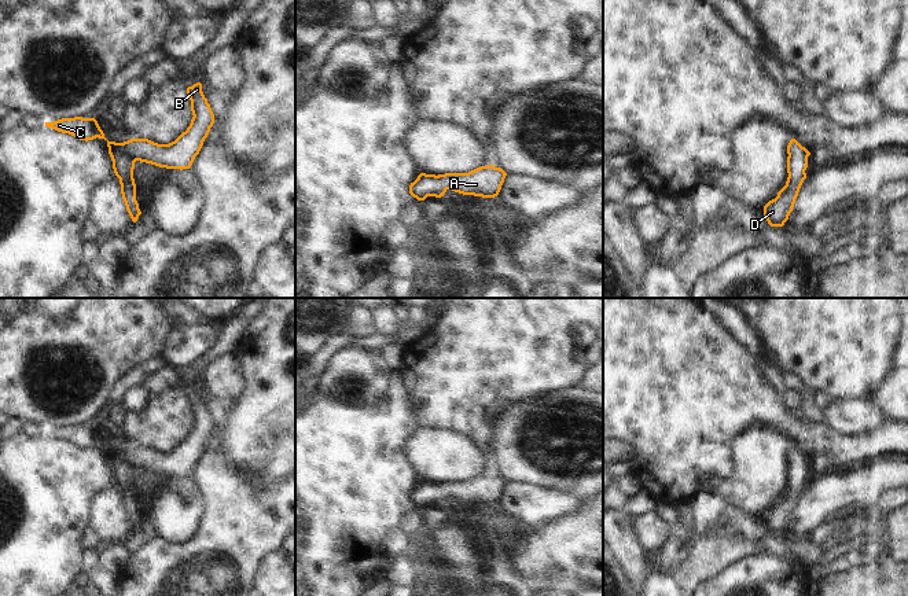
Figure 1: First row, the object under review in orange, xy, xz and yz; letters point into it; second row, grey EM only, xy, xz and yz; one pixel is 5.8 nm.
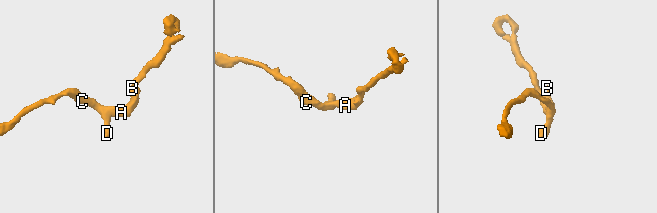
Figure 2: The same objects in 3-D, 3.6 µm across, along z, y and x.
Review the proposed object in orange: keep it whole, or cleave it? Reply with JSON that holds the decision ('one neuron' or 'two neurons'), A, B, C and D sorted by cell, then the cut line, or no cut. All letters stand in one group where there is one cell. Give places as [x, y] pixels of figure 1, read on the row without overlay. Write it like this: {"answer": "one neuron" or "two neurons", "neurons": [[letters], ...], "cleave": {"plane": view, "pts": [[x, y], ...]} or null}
{"answer": "one neuron", "neurons": [["A", "B", "C", "D"]], "cleave": null}

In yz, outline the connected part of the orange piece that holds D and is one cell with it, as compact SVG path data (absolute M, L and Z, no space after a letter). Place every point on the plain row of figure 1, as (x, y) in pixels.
M795 446L787 453L787 489L778 504L764 514L764 523L771 534L783 534L793 519L799 496L806 486L808 464L810 460Z

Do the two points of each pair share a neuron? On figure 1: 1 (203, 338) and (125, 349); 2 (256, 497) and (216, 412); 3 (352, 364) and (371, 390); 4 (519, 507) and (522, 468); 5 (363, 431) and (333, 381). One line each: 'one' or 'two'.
1: two
2: one
3: one
4: two
5: two

